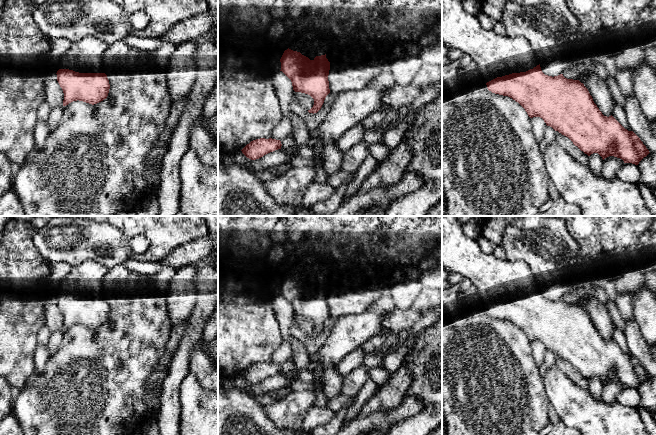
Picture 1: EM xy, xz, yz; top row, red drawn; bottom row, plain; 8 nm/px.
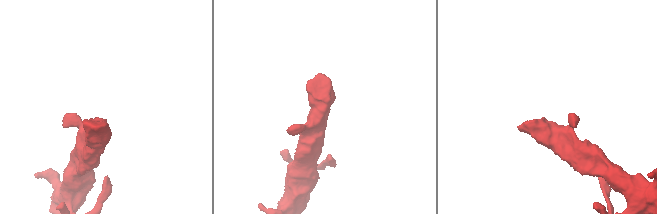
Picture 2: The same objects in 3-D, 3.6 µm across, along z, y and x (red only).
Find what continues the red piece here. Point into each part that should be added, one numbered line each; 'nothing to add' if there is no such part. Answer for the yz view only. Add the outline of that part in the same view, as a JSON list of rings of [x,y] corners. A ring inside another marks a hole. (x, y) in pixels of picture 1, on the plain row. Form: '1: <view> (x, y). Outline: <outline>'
1: yz (496, 279). Outline: [[[442,216],[442,266],[450,273],[459,273],[470,280],[477,288],[483,307],[512,297],[526,296],[540,288],[524,262],[511,262],[484,253],[476,240],[465,235],[456,216]]]

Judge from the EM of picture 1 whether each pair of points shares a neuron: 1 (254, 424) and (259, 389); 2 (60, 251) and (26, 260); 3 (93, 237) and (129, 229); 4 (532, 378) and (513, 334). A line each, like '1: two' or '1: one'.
1: two
2: two
3: two
4: one

